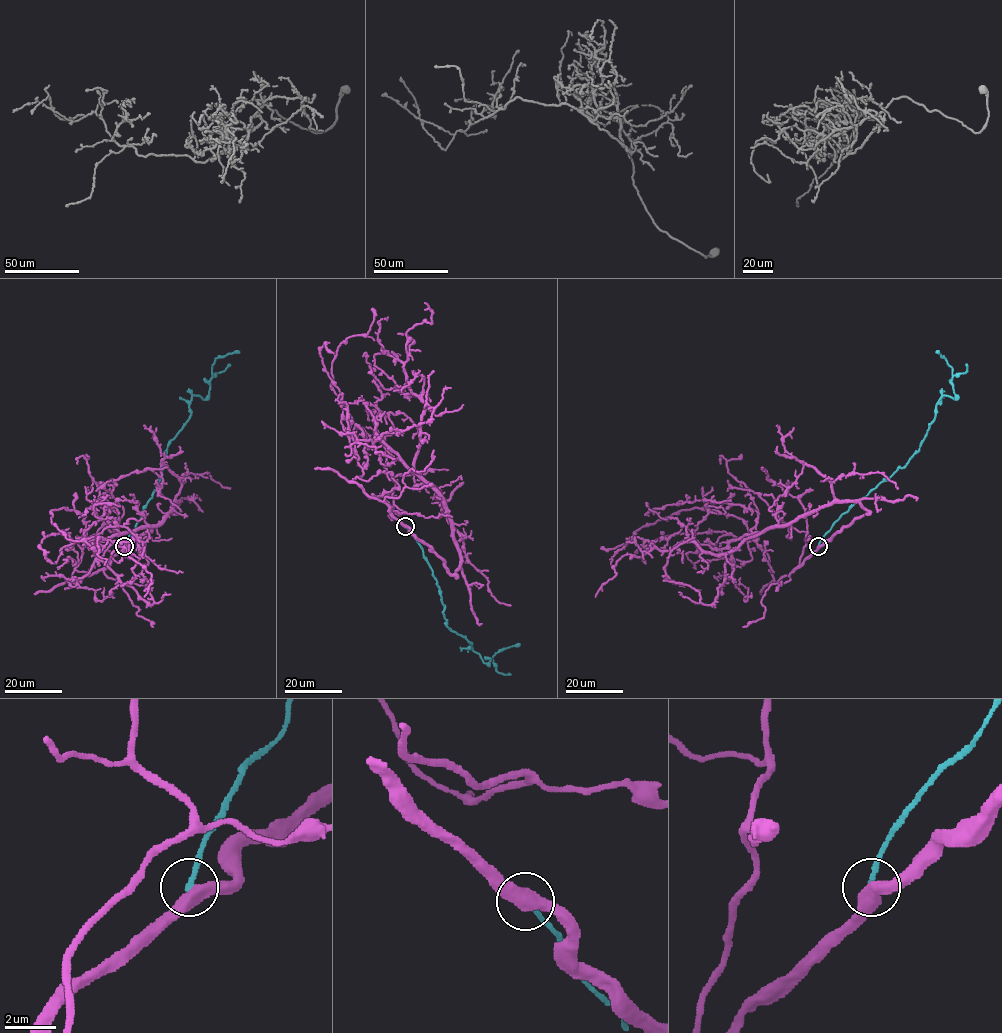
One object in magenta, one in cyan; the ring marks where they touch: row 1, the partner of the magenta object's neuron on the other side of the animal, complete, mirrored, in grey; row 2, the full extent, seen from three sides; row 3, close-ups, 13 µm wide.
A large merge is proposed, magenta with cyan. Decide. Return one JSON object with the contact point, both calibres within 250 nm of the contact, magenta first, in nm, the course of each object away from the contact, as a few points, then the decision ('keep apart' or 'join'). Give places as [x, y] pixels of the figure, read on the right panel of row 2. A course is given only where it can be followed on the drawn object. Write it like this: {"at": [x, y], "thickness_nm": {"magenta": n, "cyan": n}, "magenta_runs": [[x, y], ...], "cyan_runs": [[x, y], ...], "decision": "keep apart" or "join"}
{"at": [818, 546], "thickness_nm": {"magenta": 480, "cyan": 190}, "magenta_runs": [[818, 546], [869, 513], [835, 501], [725, 553], [684, 540], [624, 554], [595, 596]], "cyan_runs": [[818, 546], [842, 514], [902, 468], [918, 450], [941, 397], [947, 395], [956, 399], [952, 368], [937, 352]], "decision": "keep apart"}

